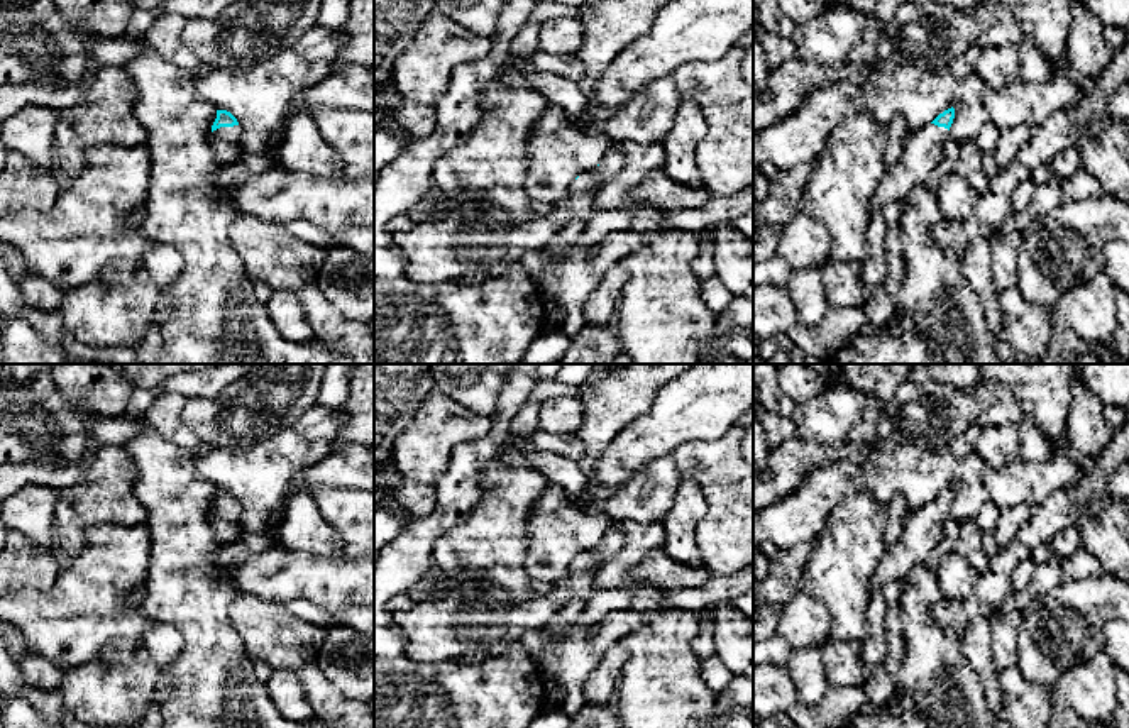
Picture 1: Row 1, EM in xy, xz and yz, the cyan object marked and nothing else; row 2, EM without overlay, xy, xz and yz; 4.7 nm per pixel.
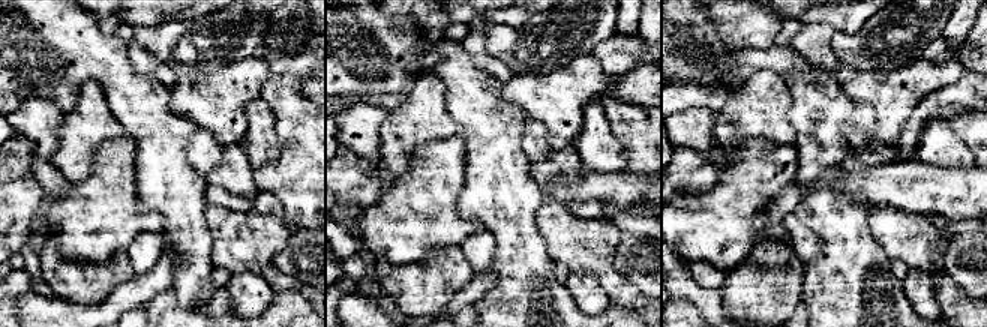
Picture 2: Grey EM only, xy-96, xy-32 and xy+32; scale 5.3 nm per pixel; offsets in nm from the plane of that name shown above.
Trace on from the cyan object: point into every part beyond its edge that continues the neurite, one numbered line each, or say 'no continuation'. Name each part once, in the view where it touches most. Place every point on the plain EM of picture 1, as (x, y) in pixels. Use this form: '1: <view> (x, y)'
1: xy (225, 520)

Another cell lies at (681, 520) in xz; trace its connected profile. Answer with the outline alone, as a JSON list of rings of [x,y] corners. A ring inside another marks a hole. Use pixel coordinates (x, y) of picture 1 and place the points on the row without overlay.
[[[692,481],[679,483],[674,503],[662,518],[665,528],[664,552],[684,565],[702,567],[702,555],[696,542],[696,528],[708,510],[702,488]]]

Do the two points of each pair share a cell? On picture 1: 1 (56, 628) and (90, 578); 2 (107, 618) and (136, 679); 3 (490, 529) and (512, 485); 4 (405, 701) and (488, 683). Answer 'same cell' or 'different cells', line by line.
1: same cell
2: different cells
3: same cell
4: same cell

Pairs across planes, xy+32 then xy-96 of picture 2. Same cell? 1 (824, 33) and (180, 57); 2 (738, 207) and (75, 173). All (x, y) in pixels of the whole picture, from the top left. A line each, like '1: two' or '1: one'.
1: two
2: two

